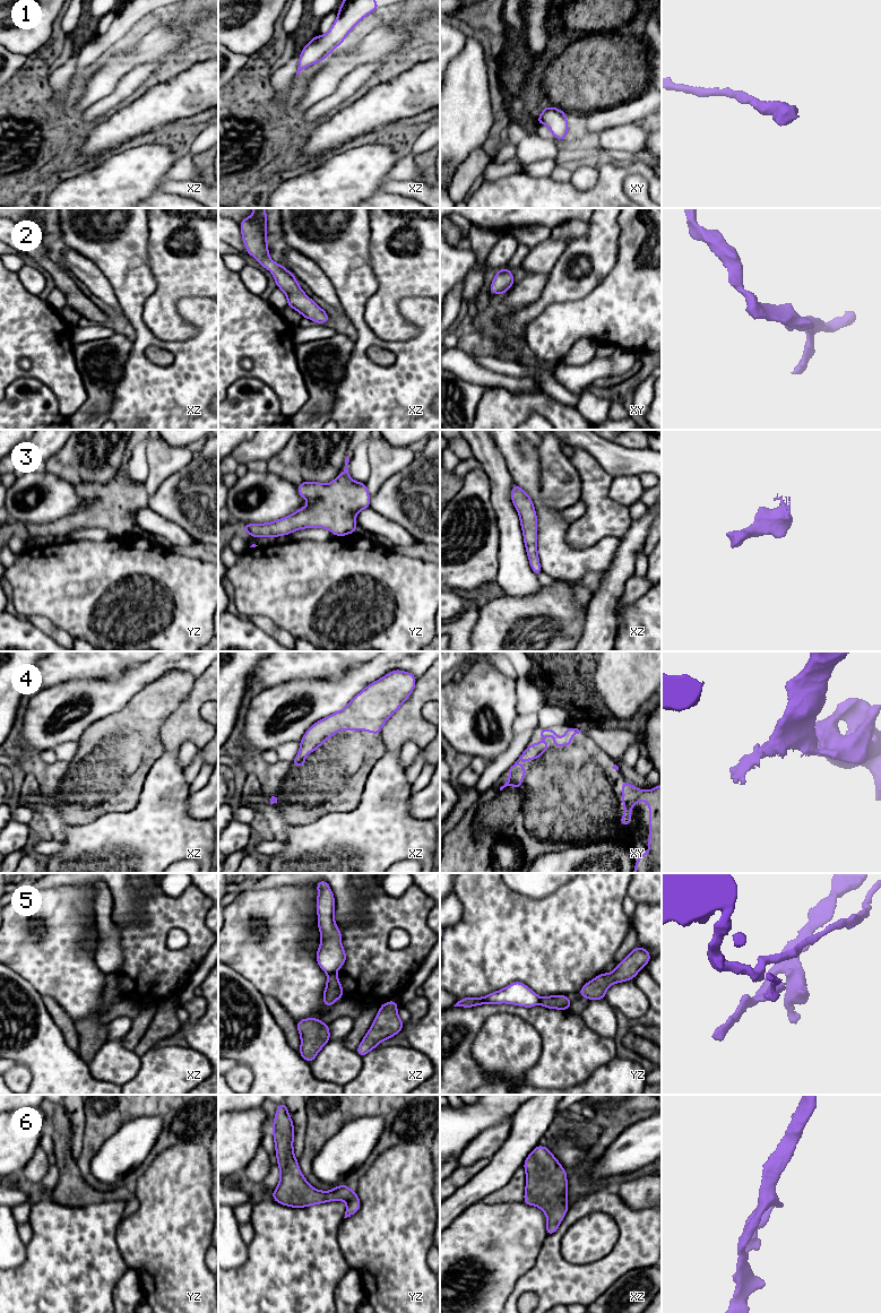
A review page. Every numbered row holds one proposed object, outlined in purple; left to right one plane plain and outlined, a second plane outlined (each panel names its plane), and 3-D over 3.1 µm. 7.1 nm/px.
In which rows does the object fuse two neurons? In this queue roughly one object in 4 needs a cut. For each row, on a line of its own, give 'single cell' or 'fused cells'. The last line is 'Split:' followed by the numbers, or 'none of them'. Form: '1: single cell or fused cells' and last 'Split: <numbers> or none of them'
1: single cell
2: single cell
3: single cell
4: single cell
5: fused cells
6: single cell
Split: 5

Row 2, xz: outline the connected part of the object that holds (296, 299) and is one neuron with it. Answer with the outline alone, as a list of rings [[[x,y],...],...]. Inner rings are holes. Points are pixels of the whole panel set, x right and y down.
[[[252,208],[253,215],[240,223],[243,243],[247,252],[253,256],[261,267],[271,271],[276,285],[287,296],[287,305],[299,311],[302,317],[326,323],[329,316],[316,302],[313,302],[300,287],[296,277],[280,264],[274,262],[268,253],[266,237],[267,215],[265,208]]]

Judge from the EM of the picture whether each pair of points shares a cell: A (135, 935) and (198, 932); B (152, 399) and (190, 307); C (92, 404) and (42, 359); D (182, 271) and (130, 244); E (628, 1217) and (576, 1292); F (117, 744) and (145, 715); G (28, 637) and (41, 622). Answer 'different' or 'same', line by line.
A: same
B: same
C: different
D: different
E: same
F: same
G: different

